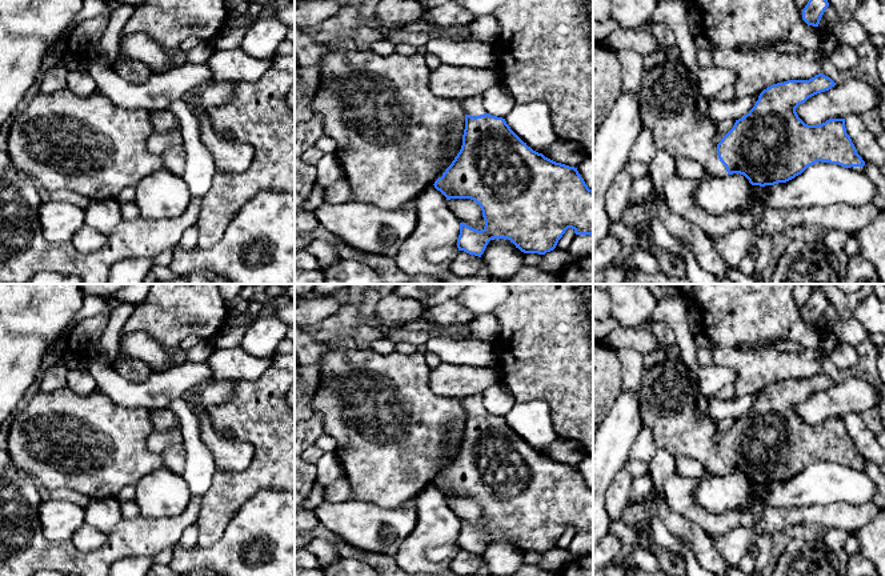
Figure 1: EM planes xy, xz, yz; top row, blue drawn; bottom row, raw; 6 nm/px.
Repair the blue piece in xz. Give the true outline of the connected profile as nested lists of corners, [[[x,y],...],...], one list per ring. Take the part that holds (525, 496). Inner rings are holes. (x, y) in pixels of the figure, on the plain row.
[[[482,393],[466,396],[460,401],[465,411],[462,444],[433,484],[446,499],[474,499],[482,509],[485,525],[478,529],[460,521],[458,549],[481,556],[490,539],[508,537],[524,552],[545,553],[556,547],[568,527],[572,527],[576,533],[593,533],[593,489],[588,487],[577,467],[556,461],[528,445],[510,428],[505,417],[485,411]]]

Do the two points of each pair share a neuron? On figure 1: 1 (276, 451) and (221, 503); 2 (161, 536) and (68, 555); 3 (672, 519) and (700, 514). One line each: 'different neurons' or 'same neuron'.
1: same neuron
2: same neuron
3: different neurons

